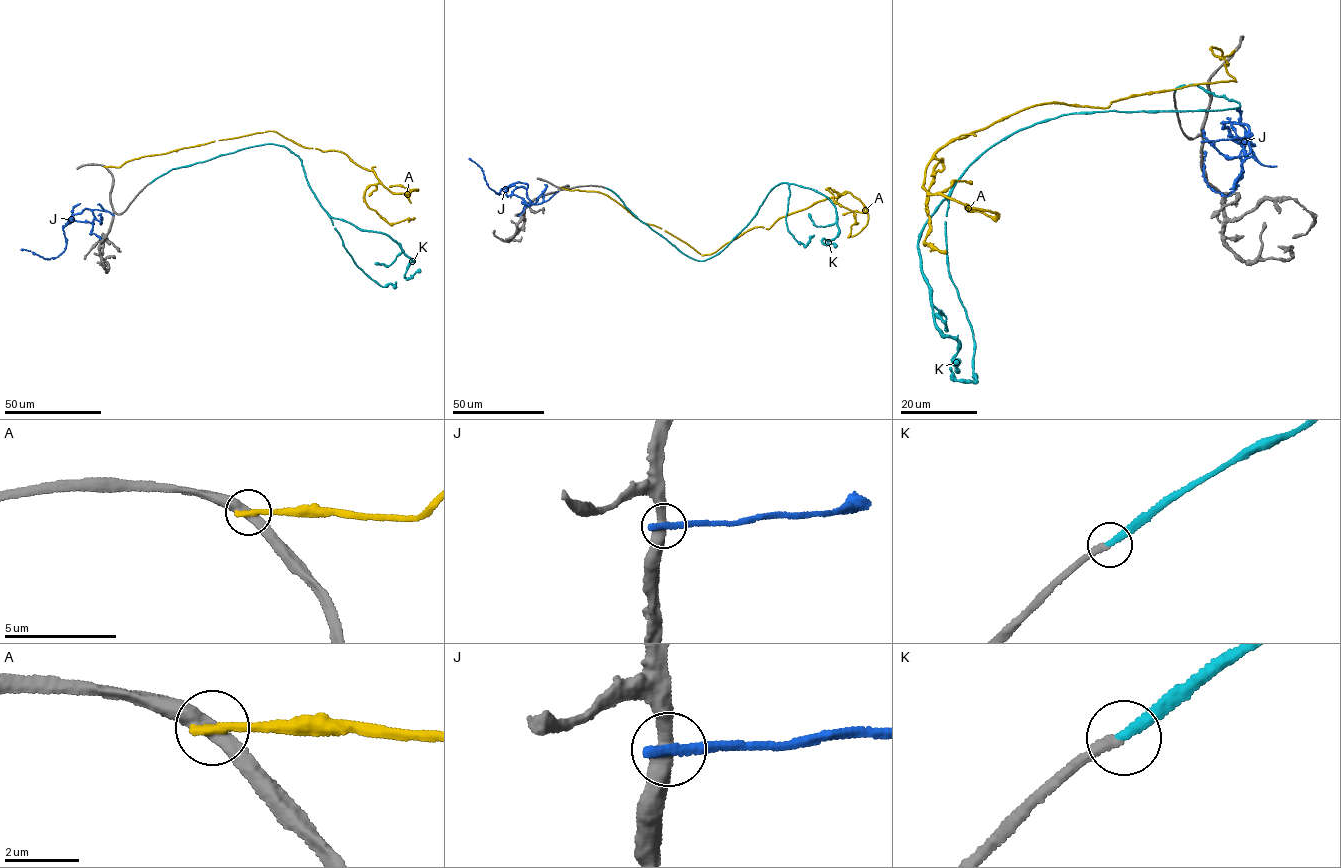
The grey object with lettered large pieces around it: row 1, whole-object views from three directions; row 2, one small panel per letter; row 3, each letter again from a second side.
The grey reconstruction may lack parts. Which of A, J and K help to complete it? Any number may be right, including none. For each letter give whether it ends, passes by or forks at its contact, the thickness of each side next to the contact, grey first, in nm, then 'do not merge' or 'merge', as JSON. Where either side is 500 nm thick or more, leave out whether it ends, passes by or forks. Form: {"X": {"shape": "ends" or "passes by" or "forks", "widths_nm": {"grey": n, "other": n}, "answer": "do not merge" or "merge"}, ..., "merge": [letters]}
{"A": {"shape": "ends", "widths_nm": {"grey": 400, "other": 280}, "answer": "do not merge"}, "J": {"shape": "ends", "widths_nm": {"grey": 400, "other": 280}, "answer": "do not merge"}, "K": {"shape": "ends", "widths_nm": {"grey": 240, "other": 280}, "answer": "merge"}, "merge": ["K"]}

